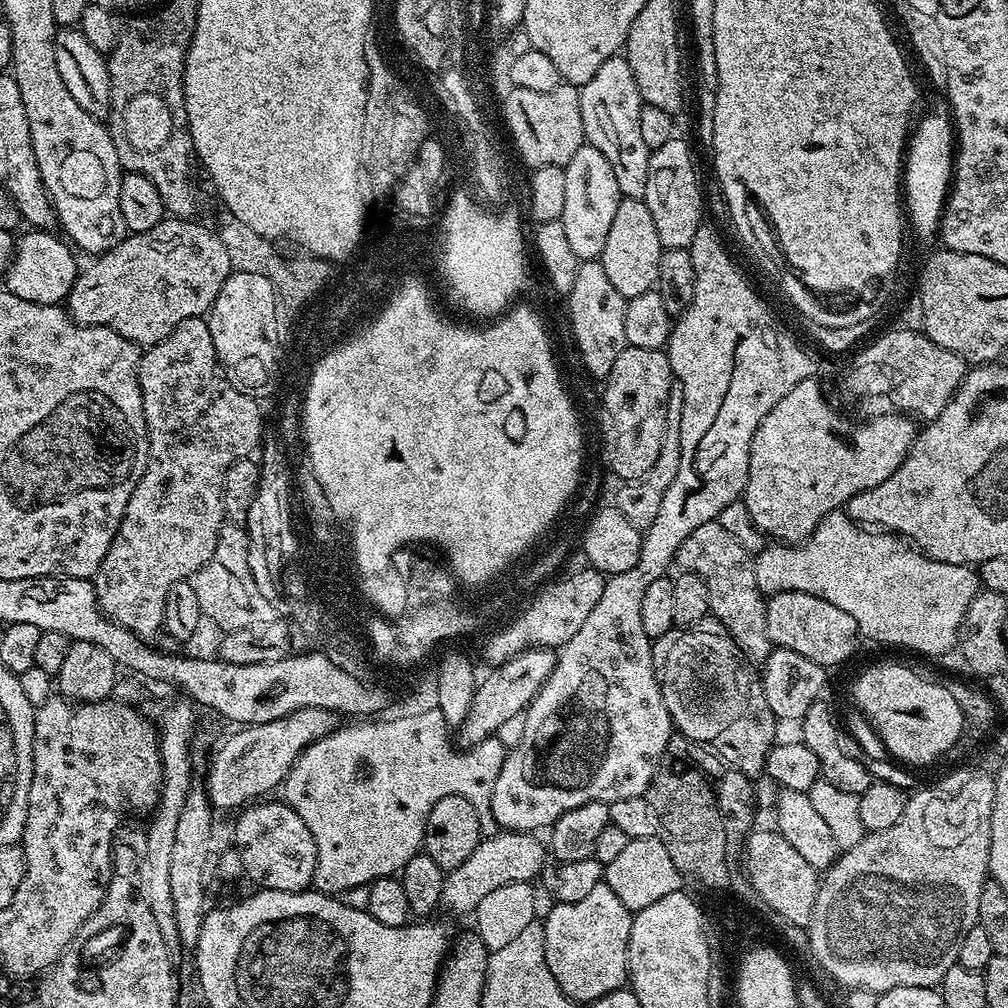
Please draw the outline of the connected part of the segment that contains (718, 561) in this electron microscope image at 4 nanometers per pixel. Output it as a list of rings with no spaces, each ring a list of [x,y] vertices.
[[[715,519],[698,526],[698,530],[694,530],[676,551],[675,563],[681,564],[679,567],[683,571],[698,574],[706,582],[711,615],[720,619],[719,627],[734,638],[744,657],[760,666],[774,647],[766,630],[766,596],[756,580],[756,566],[750,552],[748,556],[739,538],[720,523],[724,522]]]

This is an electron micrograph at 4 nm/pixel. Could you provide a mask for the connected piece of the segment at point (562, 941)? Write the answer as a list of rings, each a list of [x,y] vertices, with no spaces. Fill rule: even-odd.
[[[599,882],[589,890],[585,896],[577,895],[570,901],[564,903],[553,903],[553,908],[549,910],[548,917],[543,917],[545,928],[545,956],[546,963],[550,968],[550,973],[554,974],[554,982],[558,982],[565,994],[576,1001],[591,1002],[602,998],[606,994],[618,991],[619,988],[625,987],[628,979],[628,943],[630,942],[630,926],[632,925],[633,913],[623,904],[622,899],[614,894],[614,890],[605,882]]]

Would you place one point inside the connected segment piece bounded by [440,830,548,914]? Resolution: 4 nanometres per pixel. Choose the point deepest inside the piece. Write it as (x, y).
(506, 857)

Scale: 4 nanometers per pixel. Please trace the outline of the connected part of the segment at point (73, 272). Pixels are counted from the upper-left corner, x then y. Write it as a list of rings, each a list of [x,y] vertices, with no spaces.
[[[28,230],[21,240],[19,237],[15,241],[6,277],[7,291],[35,304],[60,304],[67,301],[78,275],[77,253],[63,239],[60,241],[56,234],[52,230]]]

